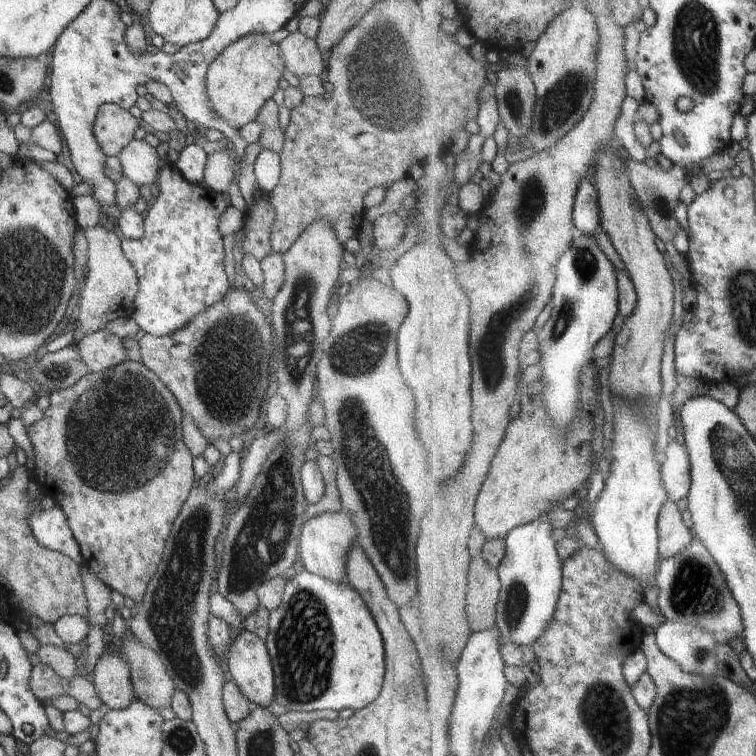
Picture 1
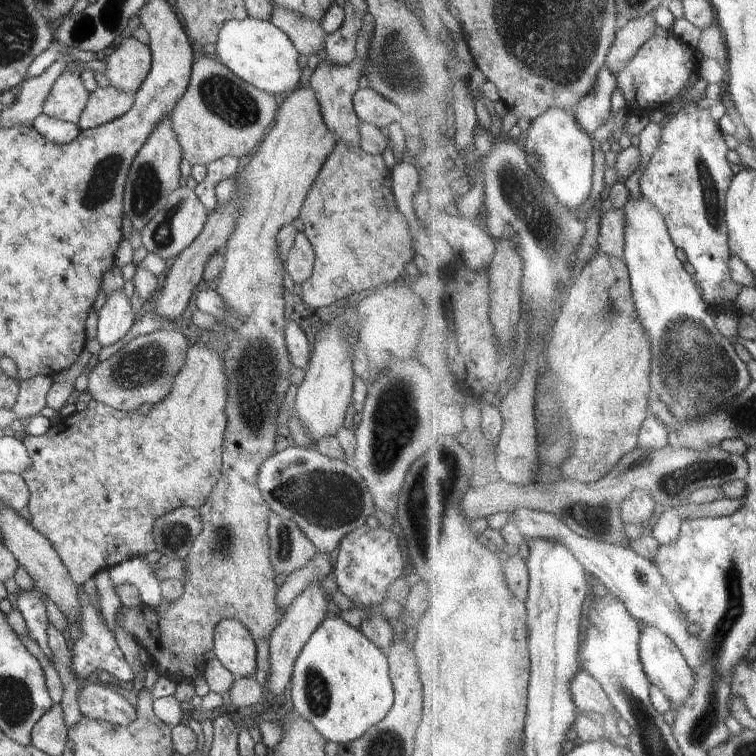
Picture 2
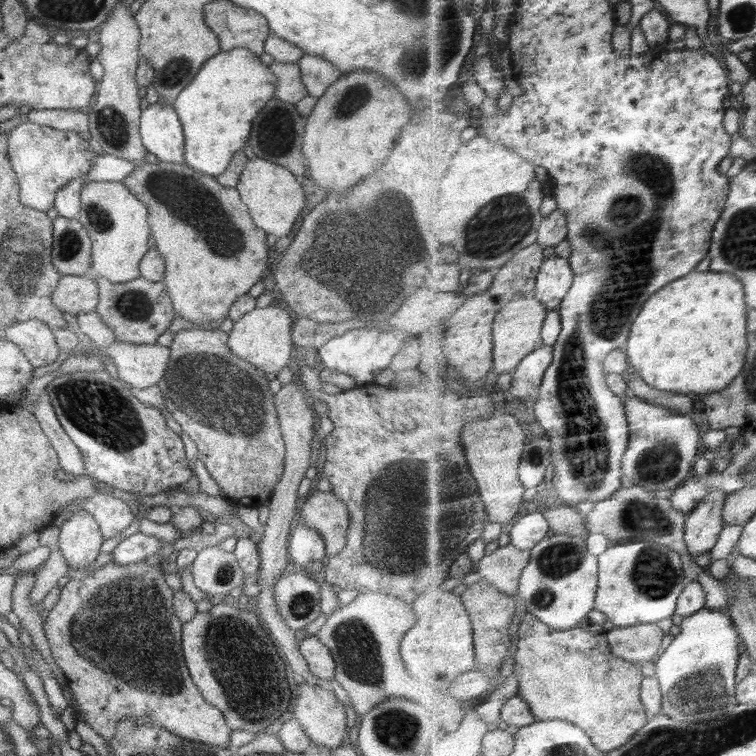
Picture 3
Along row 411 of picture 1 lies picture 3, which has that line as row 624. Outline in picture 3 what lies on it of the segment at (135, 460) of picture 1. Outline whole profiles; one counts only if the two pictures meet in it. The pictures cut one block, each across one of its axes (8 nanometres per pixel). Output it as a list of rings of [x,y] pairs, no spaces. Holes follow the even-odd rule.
[[[149,560],[144,562],[136,562],[136,564],[119,565],[118,563],[108,563],[96,571],[90,572],[90,575],[80,575],[70,578],[66,581],[66,585],[61,588],[59,600],[49,611],[49,614],[43,624],[44,634],[50,646],[52,656],[62,670],[68,686],[72,689],[74,698],[78,703],[79,710],[76,710],[76,717],[81,717],[86,723],[94,729],[104,741],[110,743],[115,730],[117,730],[117,722],[121,718],[132,718],[133,720],[139,717],[148,715],[151,723],[155,726],[162,726],[171,734],[176,734],[180,738],[186,740],[200,742],[206,745],[216,746],[220,749],[233,750],[231,743],[232,730],[226,725],[222,711],[216,706],[212,706],[206,702],[205,698],[200,694],[200,690],[194,684],[187,666],[184,666],[185,658],[183,656],[181,644],[182,622],[174,612],[174,592],[164,581],[164,573],[169,569],[168,566],[161,564],[159,561]]]

